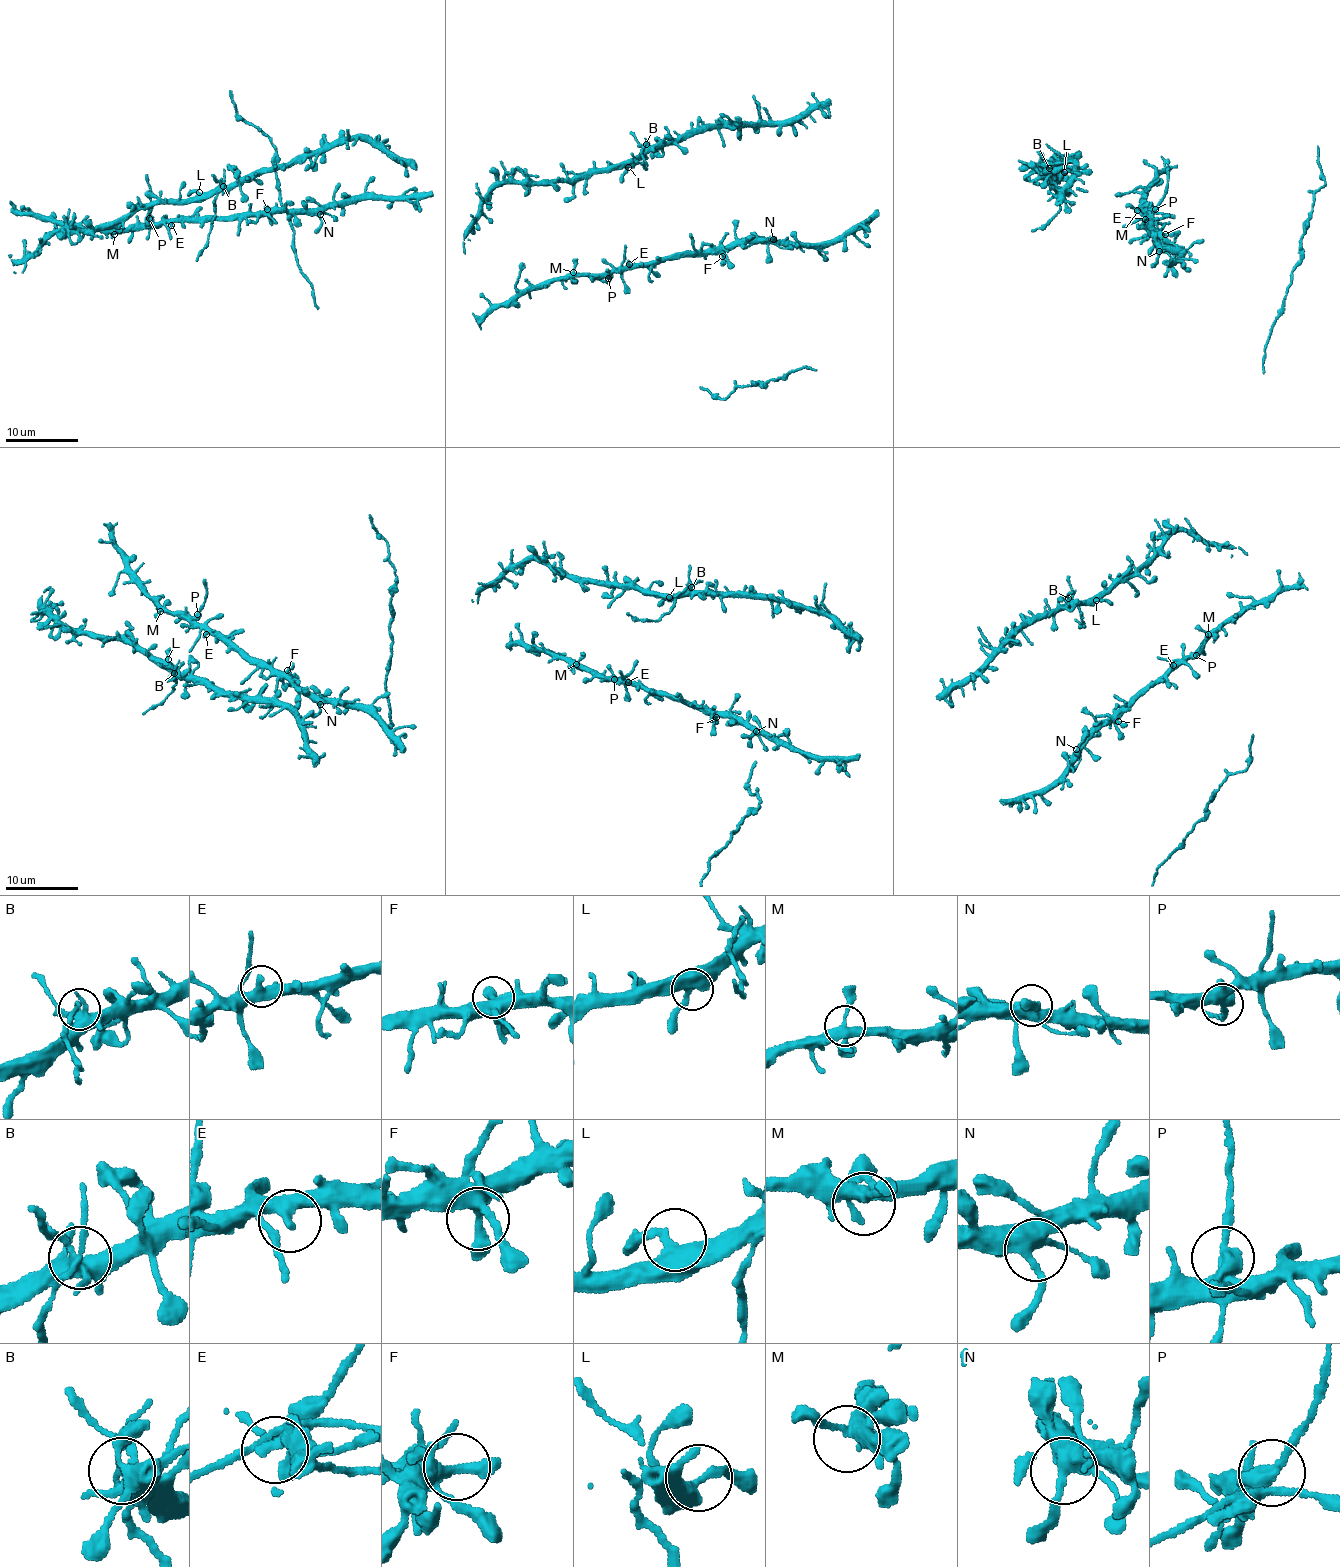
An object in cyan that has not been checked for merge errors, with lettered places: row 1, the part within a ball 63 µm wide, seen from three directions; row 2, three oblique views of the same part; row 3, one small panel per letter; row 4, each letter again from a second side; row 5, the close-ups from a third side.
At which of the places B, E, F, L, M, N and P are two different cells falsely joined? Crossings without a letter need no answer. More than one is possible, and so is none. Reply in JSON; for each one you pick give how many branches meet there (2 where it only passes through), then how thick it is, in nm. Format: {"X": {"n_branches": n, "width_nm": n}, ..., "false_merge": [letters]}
{"B": {"n_branches": 5, "width_nm": 320}, "P": {"n_branches": 2, "width_nm": 440}, "false_merge": ["B", "P"]}

